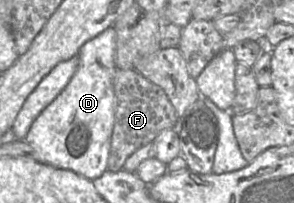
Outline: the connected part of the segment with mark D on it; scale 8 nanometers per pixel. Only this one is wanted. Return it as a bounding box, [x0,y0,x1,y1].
[24,26,116,181]

